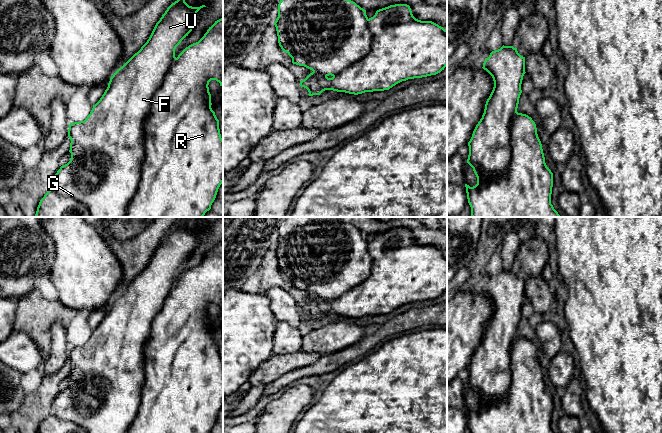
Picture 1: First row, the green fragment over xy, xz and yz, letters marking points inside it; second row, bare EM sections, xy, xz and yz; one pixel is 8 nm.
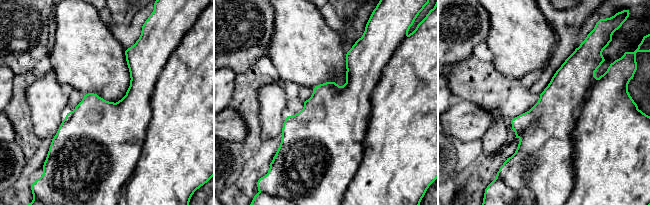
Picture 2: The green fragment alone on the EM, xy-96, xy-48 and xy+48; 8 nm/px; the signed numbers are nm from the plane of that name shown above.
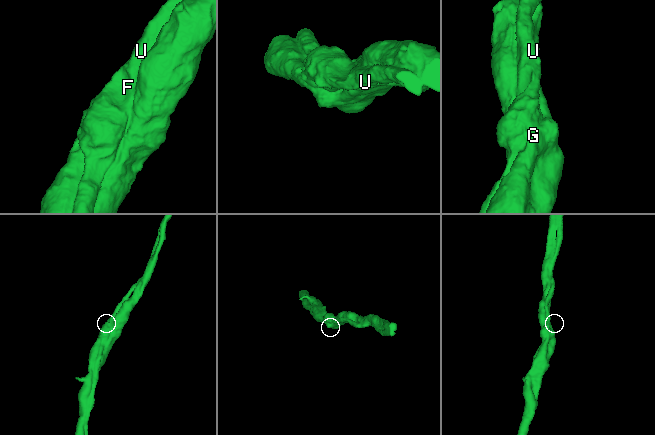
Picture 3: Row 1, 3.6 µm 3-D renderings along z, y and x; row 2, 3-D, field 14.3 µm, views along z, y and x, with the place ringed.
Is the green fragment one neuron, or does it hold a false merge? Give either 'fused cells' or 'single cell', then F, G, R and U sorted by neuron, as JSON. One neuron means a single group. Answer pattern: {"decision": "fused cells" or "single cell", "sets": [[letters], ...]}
{"decision": "single cell", "sets": [["F", "G", "R", "U"]]}

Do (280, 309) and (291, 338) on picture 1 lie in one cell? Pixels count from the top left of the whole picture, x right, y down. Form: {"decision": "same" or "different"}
{"decision": "different"}

